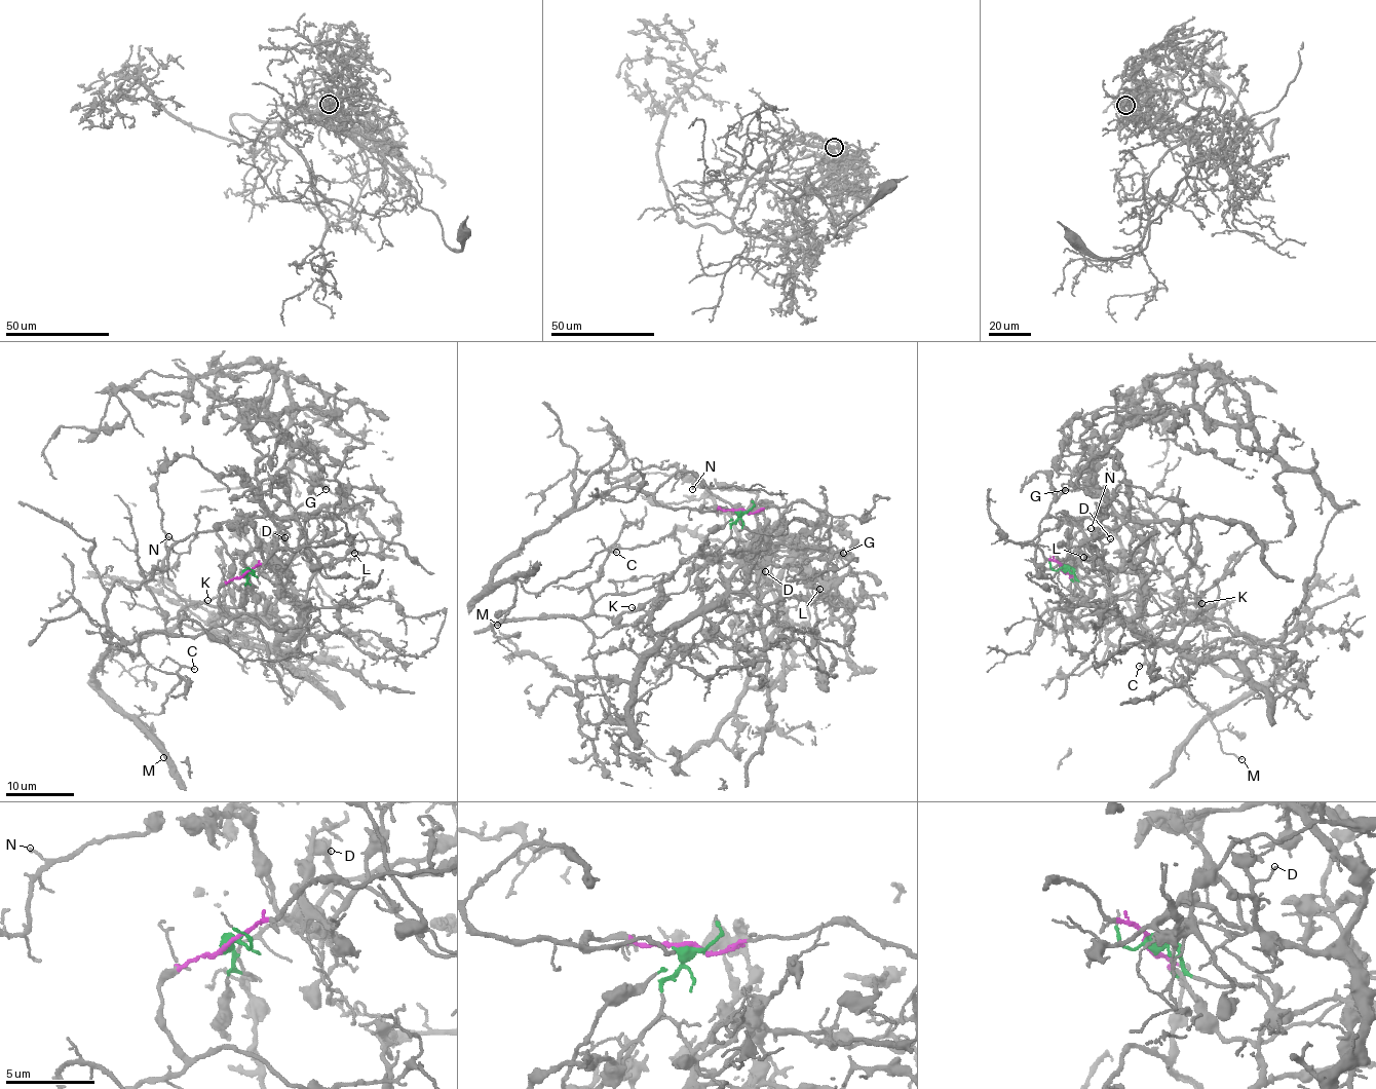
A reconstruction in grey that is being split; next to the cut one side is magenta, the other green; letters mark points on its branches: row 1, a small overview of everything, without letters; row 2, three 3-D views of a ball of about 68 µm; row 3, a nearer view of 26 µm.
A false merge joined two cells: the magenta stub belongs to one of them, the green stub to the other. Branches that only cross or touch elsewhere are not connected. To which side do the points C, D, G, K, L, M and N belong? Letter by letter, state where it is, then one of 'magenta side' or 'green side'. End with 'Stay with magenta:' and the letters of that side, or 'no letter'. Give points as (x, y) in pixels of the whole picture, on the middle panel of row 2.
C: (616, 552) | magenta side
D: (765, 571) | green side
G: (843, 553) | green side
K: (632, 607) | green side
L: (819, 589) | green side
M: (497, 625) | magenta side
N: (692, 489) | magenta side
Stay with magenta: C, M, N

